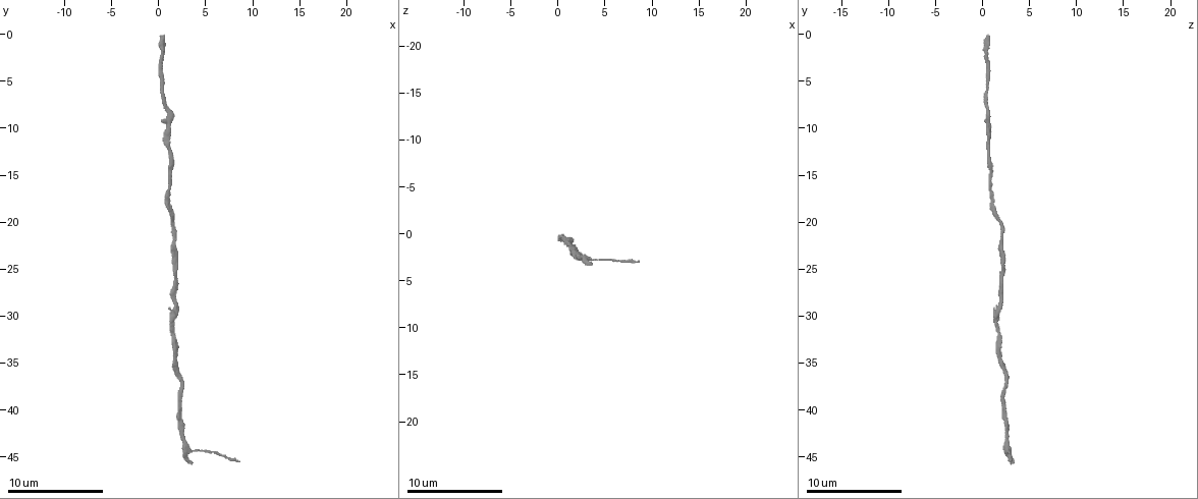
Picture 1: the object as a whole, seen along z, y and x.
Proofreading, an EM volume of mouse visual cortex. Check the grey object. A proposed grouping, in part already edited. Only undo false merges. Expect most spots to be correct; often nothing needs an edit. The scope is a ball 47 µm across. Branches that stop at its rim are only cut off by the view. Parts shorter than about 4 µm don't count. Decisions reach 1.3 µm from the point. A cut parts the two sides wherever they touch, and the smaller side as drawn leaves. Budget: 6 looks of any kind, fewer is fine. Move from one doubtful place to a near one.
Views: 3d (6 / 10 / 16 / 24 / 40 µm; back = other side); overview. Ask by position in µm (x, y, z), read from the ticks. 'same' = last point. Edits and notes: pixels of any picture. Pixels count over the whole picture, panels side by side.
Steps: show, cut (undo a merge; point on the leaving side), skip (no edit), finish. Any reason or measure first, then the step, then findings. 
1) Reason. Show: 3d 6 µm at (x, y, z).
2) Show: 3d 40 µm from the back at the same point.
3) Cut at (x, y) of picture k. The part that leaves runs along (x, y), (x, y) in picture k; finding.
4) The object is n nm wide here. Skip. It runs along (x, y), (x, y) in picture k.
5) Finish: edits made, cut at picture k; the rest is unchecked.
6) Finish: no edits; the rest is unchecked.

Thick turns thin. Show: 3d 6 µm at (0.6, 7.4, 0.6).

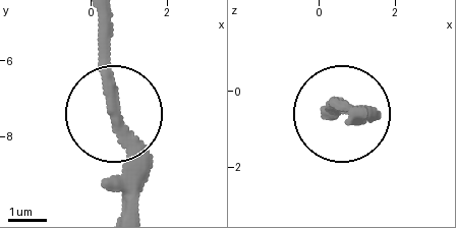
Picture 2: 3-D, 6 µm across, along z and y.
Skip. It runs along (134, 202), (134, 154), (115, 105), (105, 17) in picture 2; all the same cell.

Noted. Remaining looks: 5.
Thick turns thin. Show: 3d 10 µm at (1.0, 17.4, 1.0).

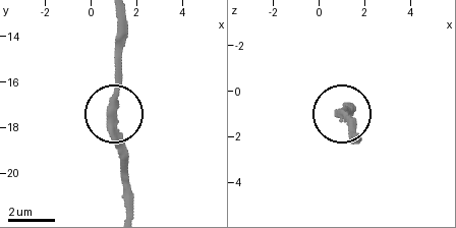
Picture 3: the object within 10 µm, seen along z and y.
Show: 3d 10 µm from the back at the same point.

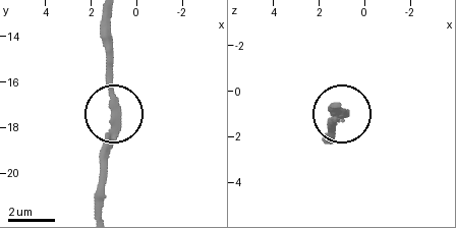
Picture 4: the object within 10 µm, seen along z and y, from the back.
Skip. It runs along (99, 207), (99, 178), (116, 108), (110, 34) in picture 4; all the same cell.

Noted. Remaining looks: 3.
Show: 3d 6 µm at (1.8, 25.0, 2.2).

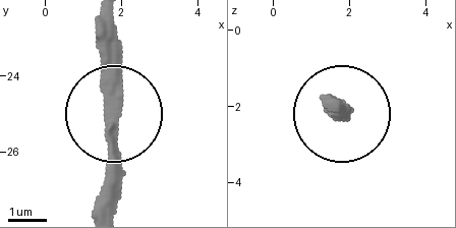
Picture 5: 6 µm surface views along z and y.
Other side. Show: 3d 6 µm from the back at the same point.

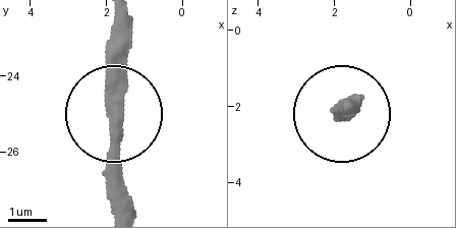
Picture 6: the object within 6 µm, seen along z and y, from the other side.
Skip. One cell here.

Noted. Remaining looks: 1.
Finish: no edits; the rest is unchecked.

